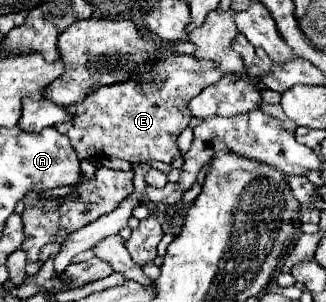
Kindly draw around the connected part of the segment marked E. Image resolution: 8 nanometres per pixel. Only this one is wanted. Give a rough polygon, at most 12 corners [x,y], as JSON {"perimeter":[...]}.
{"perimeter":[[185,54],[69,106],[81,160],[171,164],[189,100],[219,82]]}

